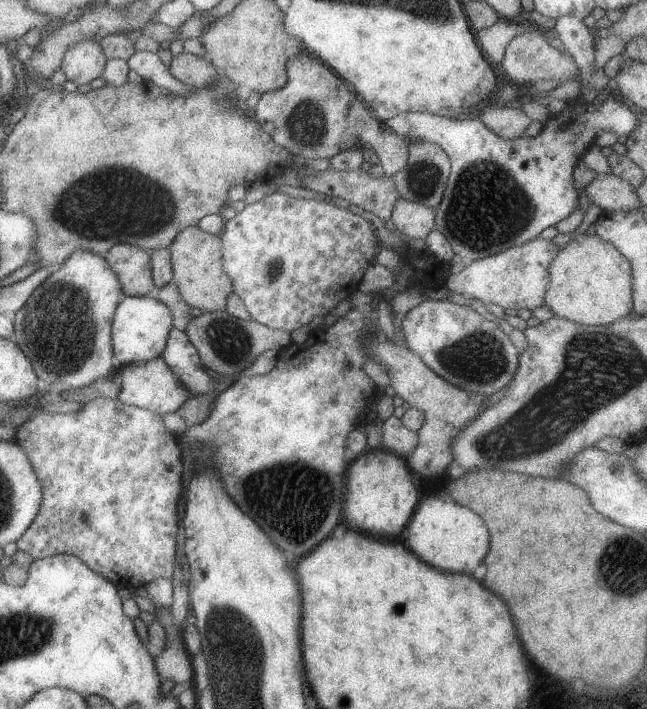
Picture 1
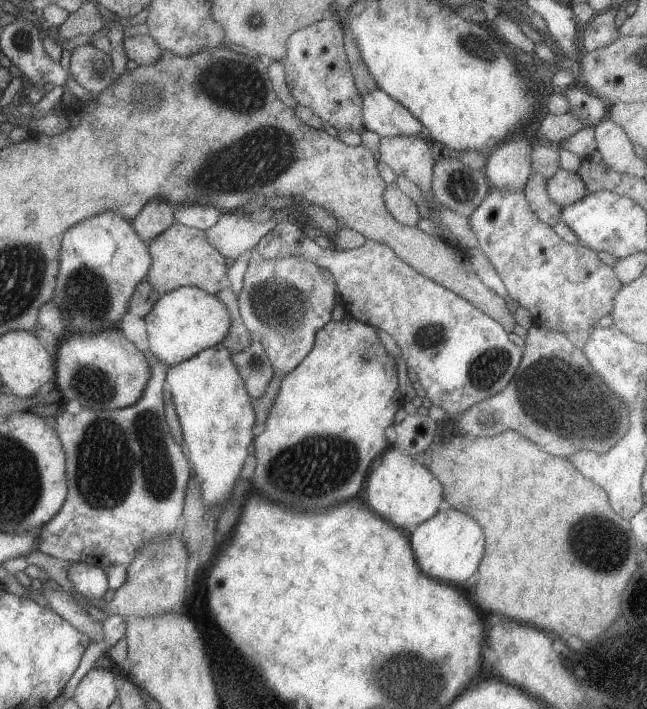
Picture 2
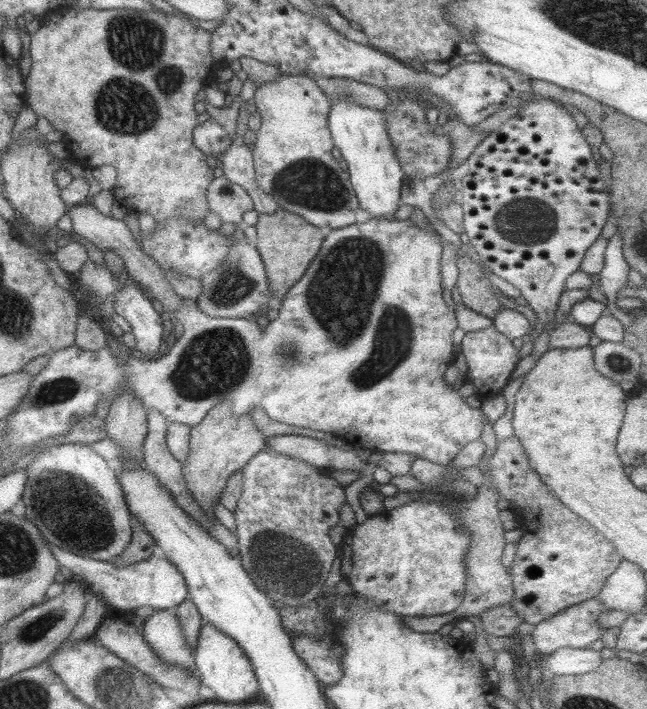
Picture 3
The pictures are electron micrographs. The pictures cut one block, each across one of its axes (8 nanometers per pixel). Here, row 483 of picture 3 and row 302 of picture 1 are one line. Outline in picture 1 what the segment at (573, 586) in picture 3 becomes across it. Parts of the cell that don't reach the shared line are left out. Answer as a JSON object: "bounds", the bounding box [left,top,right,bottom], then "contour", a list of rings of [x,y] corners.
{"bounds":[445,238,557,312],"contour":[[[533,238],[525,246],[511,248],[491,258],[467,262],[467,266],[461,272],[447,276],[445,286],[455,294],[477,298],[483,306],[495,304],[501,310],[533,312],[535,308],[543,306],[543,294],[547,288],[547,264],[555,254],[557,254],[557,246],[553,246],[547,240]]]}

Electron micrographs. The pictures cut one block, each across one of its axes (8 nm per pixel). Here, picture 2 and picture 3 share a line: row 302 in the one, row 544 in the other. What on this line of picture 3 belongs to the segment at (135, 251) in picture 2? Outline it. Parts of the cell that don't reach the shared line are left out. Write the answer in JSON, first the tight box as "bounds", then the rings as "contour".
{"bounds":[21,444,133,562],"contour":[[[61,444],[41,452],[27,464],[25,470],[27,480],[21,492],[21,504],[25,506],[25,520],[33,522],[41,532],[41,536],[45,536],[51,544],[59,546],[69,554],[101,562],[109,562],[111,558],[123,554],[133,536],[131,514],[127,512],[119,478],[115,476],[113,470],[107,468],[101,456],[97,456],[89,446],[83,444]]]}

